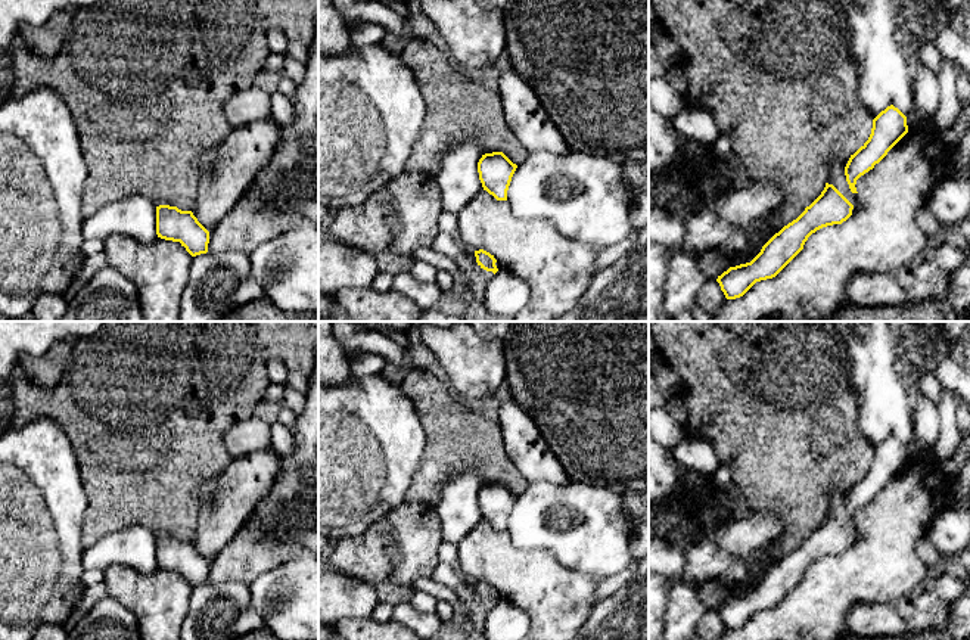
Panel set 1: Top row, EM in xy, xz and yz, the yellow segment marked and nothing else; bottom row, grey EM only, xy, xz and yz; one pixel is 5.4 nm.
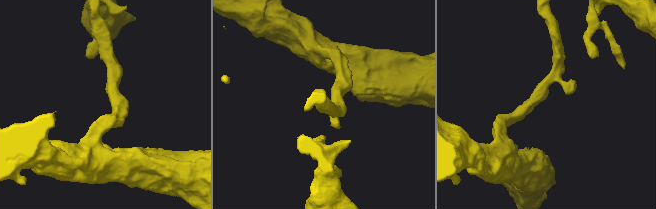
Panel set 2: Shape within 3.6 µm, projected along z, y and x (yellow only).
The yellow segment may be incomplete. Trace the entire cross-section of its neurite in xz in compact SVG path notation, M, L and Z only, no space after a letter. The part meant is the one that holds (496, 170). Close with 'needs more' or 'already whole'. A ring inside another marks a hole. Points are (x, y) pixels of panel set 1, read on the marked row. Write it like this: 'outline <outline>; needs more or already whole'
outline M503 152L485 153L478 162L479 180L484 190L497 201L507 201L507 190L517 165Z; already whole

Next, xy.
outline M170 205L156 206L156 234L165 240L180 242L192 257L208 252L209 232L192 211Z; already whole

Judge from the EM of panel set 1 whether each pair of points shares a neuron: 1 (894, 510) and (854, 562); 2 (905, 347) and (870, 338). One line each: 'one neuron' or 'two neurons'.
1: one neuron
2: two neurons

